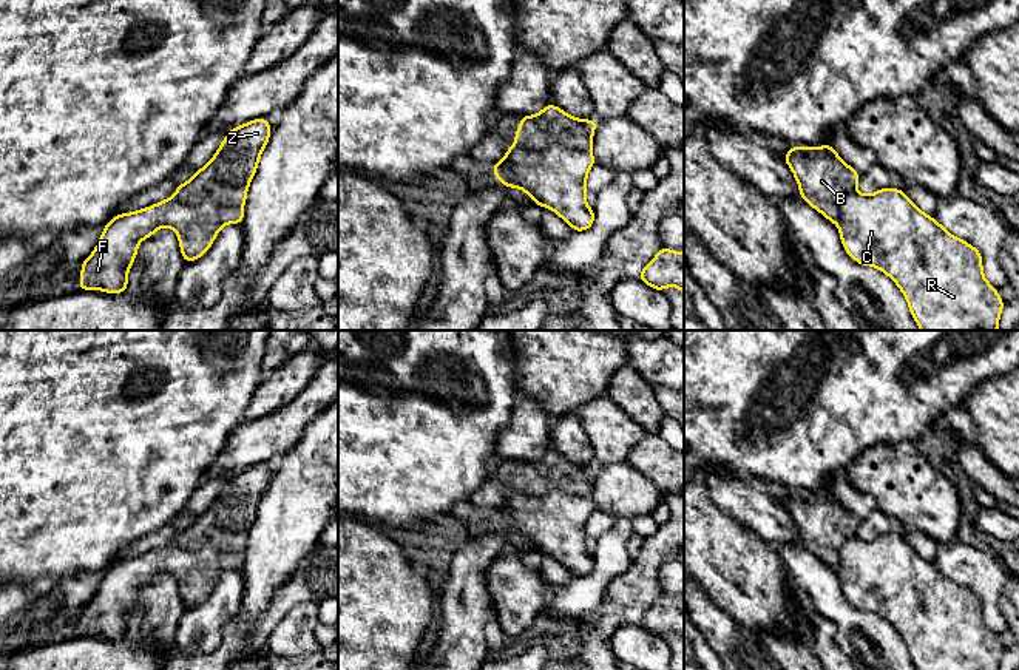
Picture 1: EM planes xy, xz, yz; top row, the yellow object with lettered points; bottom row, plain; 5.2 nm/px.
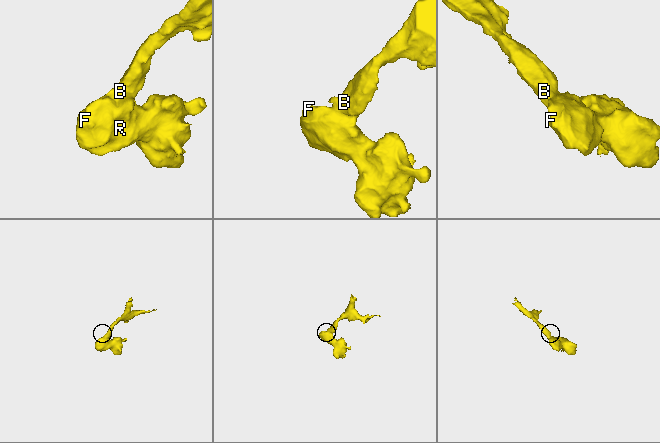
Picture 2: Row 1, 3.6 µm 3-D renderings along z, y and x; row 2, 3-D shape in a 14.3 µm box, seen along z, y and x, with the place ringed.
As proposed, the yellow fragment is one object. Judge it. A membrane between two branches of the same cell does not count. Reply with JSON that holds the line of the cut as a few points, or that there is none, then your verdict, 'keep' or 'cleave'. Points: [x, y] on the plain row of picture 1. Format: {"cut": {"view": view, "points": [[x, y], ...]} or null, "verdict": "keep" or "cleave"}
{"cut": {"view": "xz", "points": [[514, 488], [524, 493], [564, 491], [590, 497]]}, "verdict": "cleave"}

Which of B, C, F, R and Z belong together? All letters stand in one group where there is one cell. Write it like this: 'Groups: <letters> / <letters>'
Groups: B Z / C F R

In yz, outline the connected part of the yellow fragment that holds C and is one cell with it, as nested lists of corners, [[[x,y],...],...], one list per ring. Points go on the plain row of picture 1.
[[[903,536],[852,537],[840,553],[837,571],[846,599],[886,619],[902,636],[917,670],[999,670],[1005,650],[983,622],[980,597],[948,579]]]

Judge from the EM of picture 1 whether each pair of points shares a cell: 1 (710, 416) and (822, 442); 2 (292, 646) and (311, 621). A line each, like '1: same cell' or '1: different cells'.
1: same cell
2: same cell

